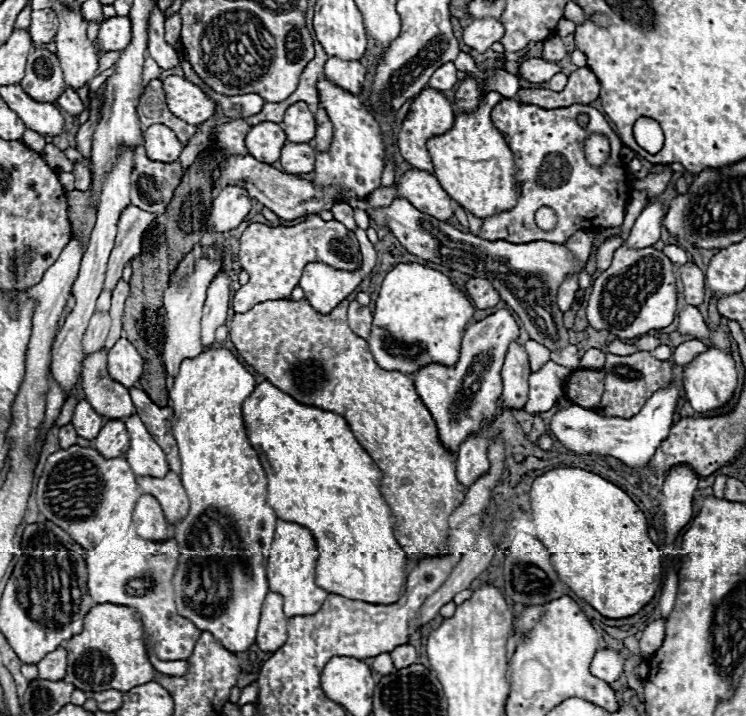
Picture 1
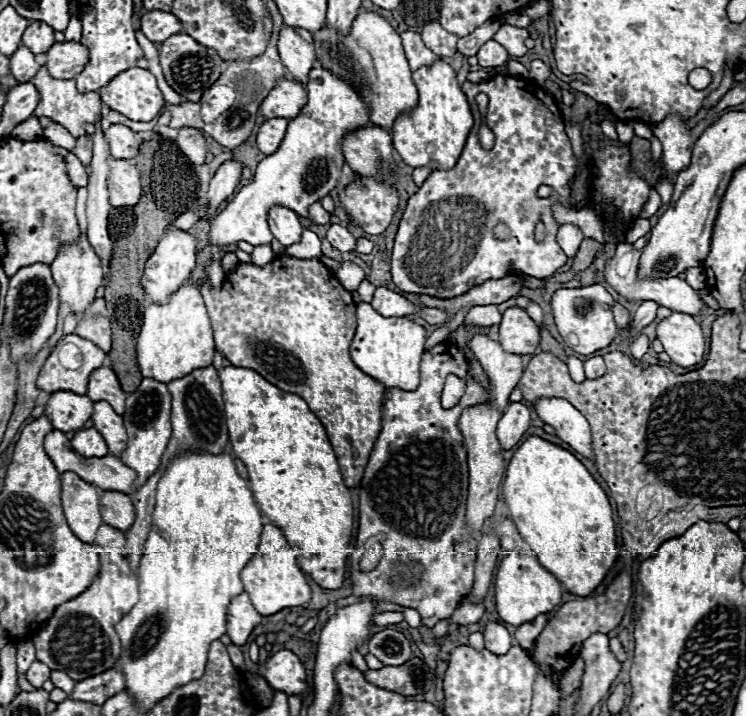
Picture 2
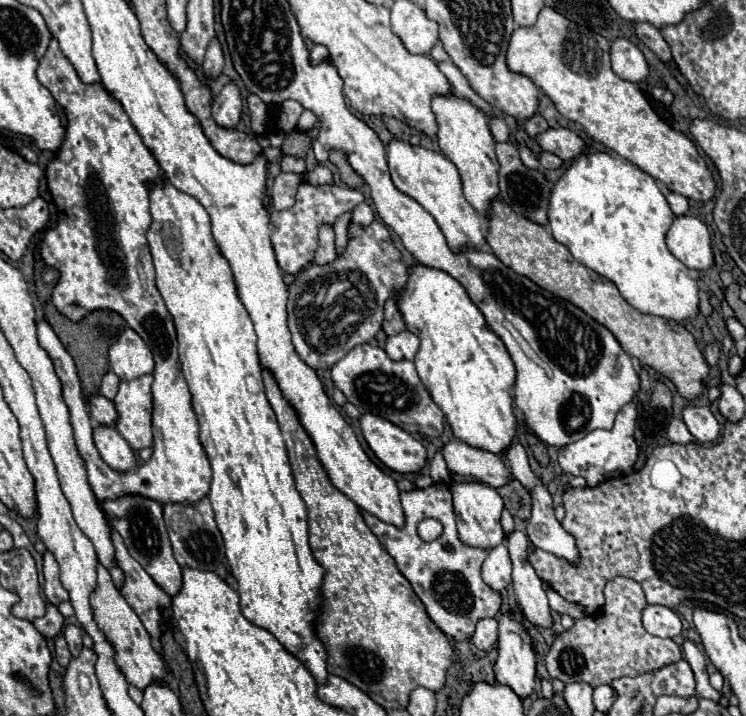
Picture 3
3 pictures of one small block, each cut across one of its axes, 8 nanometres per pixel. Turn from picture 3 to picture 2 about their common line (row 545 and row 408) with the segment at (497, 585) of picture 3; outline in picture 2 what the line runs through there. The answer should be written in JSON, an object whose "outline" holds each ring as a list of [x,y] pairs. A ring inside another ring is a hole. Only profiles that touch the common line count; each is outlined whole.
{"outline":[[[474,334],[468,342],[474,356],[484,366],[490,384],[492,384],[492,402],[504,410],[508,406],[508,396],[514,386],[520,382],[524,366],[520,354],[510,354],[502,350],[496,340],[490,340],[486,334]]]}

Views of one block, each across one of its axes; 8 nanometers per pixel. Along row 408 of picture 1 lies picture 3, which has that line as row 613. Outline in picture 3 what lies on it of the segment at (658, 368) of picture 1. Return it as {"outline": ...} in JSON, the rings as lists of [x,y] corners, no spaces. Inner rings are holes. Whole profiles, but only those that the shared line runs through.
{"outline":[[[618,576],[606,584],[604,596],[606,604],[600,612],[576,620],[572,628],[556,636],[546,654],[546,670],[552,678],[562,680],[564,684],[586,682],[596,688],[622,676],[654,672],[682,660],[682,650],[672,638],[650,636],[642,628],[642,608],[646,608],[646,598],[642,596],[638,582]]]}

